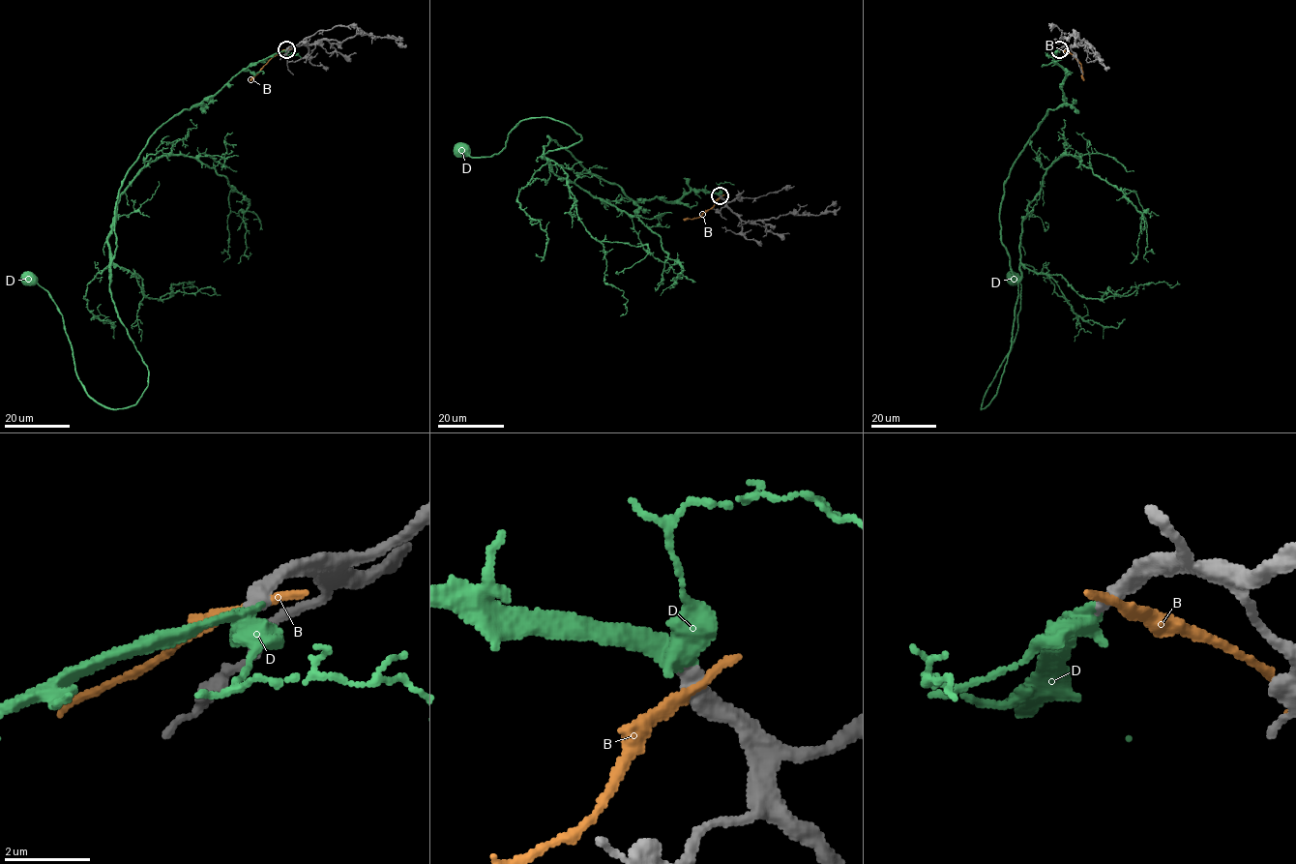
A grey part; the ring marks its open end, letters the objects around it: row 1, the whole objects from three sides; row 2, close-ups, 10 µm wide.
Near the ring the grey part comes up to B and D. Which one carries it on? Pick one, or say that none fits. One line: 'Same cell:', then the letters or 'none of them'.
Same cell: D

